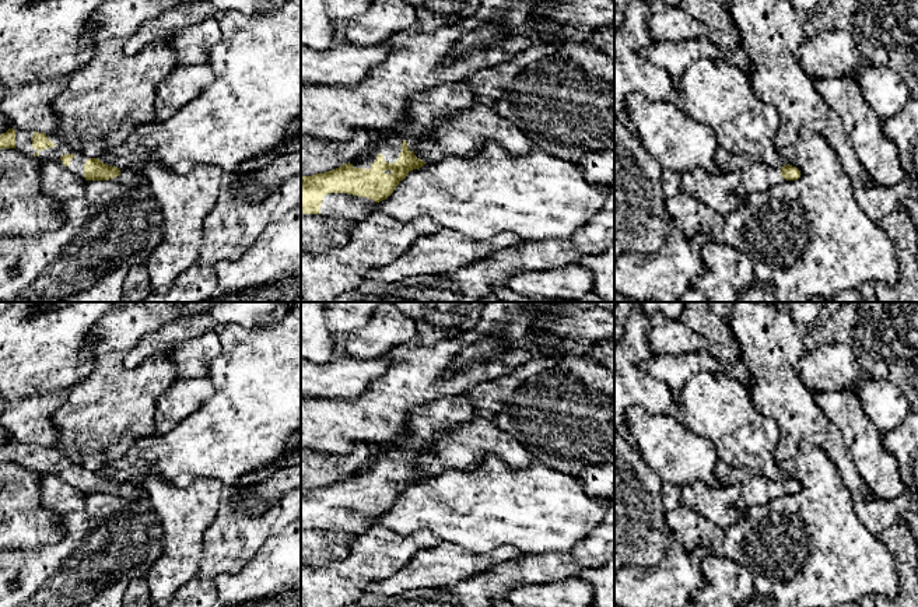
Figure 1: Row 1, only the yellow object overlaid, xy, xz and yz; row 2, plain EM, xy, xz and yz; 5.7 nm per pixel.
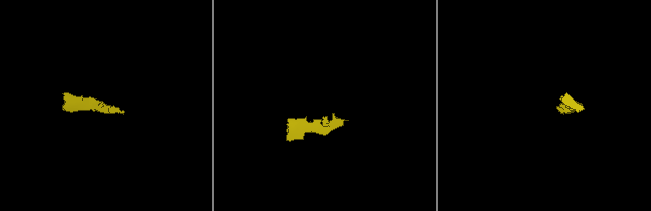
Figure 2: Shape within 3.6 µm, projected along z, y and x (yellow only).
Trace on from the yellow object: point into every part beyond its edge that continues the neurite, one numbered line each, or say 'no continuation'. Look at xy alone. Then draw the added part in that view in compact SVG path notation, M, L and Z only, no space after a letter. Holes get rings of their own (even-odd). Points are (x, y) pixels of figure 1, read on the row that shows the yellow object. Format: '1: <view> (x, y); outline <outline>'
1: xy (23, 137); outline M15 130L15 148L28 157L38 158L42 164L53 162L66 168L77 178L84 178L84 164L90 157L73 150L64 140L60 140L55 133L46 137L55 143L55 147L38 151L32 147L34 130Z
2: xy (128, 176); outline M123 166L120 168L120 175L109 180L123 185L136 185L143 182L144 176L139 172L134 172L130 166Z

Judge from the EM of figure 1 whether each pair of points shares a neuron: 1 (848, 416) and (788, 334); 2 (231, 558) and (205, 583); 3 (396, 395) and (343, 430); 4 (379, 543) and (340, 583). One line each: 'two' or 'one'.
1: two
2: one
3: one
4: one

